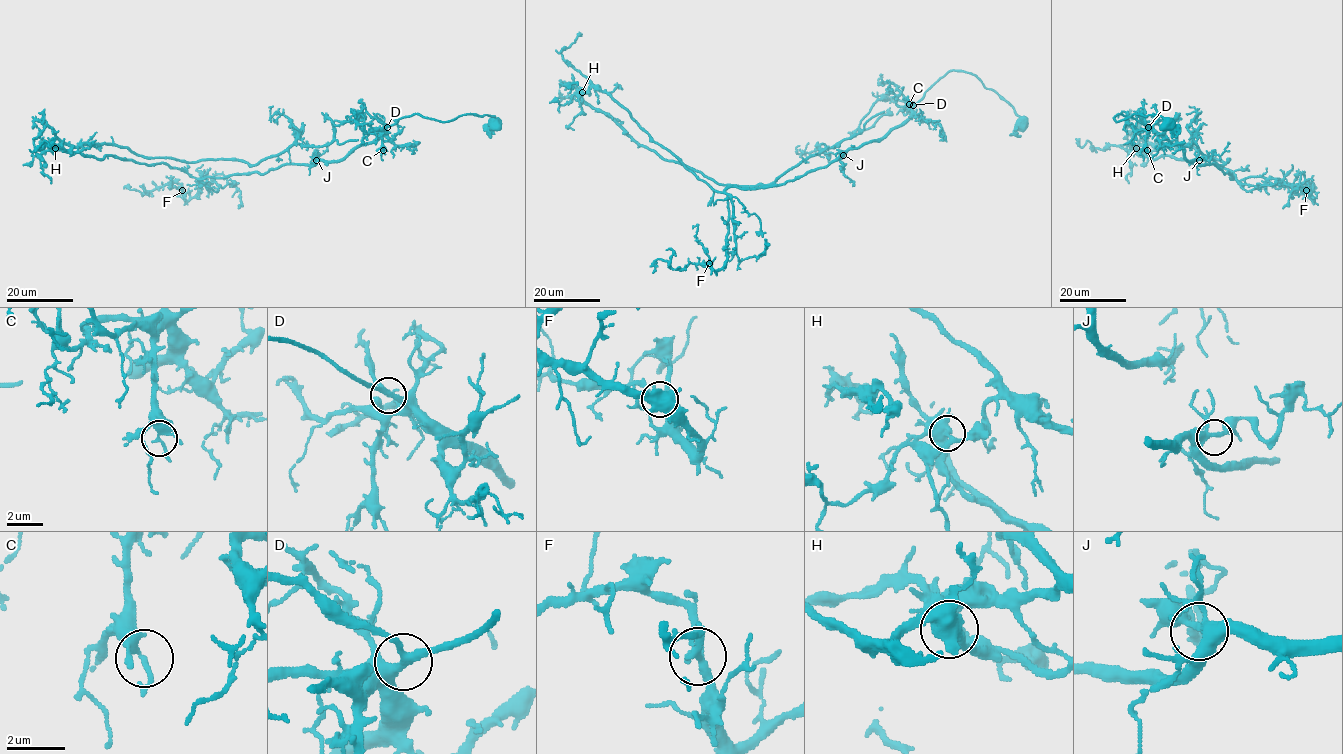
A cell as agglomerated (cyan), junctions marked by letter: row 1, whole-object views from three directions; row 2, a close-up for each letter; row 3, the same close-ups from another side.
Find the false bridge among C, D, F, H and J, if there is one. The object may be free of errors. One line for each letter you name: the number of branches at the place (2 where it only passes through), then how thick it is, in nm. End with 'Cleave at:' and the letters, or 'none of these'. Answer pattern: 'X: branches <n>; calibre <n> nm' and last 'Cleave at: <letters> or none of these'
H: branches 3; calibre 240 nm
Cleave at: H

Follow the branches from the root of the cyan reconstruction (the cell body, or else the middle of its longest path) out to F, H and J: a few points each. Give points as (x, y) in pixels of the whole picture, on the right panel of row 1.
F: (1167, 125), (1156, 115), (1113, 118), (1133, 117), (1188, 161), (1231, 179), (1277, 178), (1313, 200), (1306, 190)
H: (1167, 125), (1156, 115), (1113, 118), (1132, 117), (1188, 161), (1235, 177), (1214, 163), (1151, 159), (1136, 148)
J: (1167, 125), (1156, 115), (1113, 118), (1120, 113), (1132, 117), (1177, 144), (1188, 161), (1199, 160)

